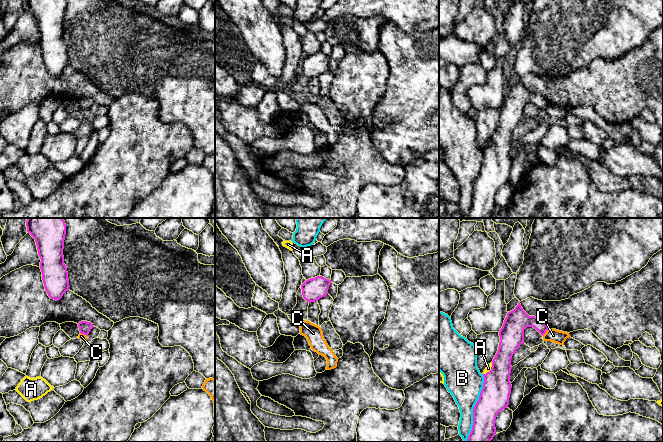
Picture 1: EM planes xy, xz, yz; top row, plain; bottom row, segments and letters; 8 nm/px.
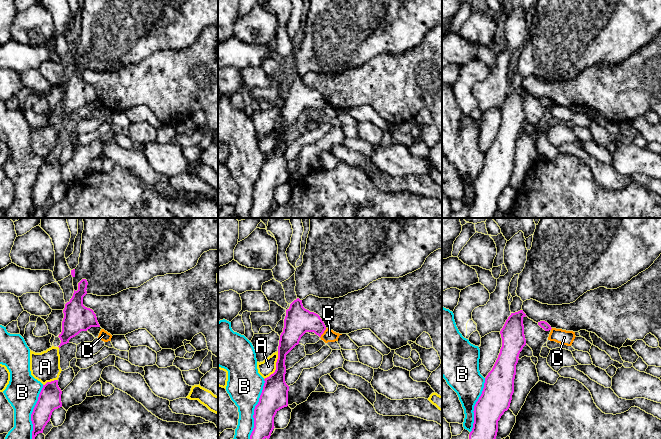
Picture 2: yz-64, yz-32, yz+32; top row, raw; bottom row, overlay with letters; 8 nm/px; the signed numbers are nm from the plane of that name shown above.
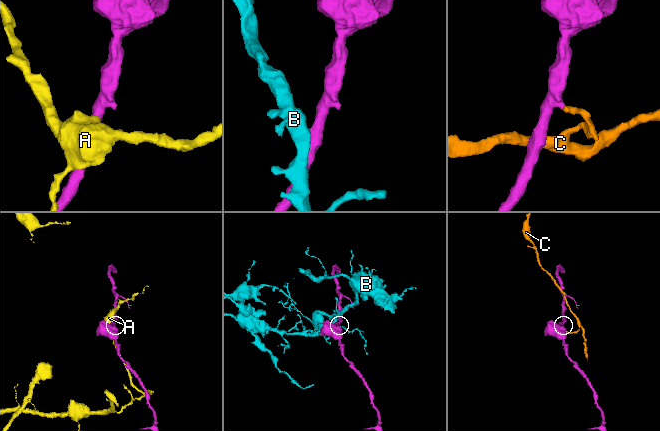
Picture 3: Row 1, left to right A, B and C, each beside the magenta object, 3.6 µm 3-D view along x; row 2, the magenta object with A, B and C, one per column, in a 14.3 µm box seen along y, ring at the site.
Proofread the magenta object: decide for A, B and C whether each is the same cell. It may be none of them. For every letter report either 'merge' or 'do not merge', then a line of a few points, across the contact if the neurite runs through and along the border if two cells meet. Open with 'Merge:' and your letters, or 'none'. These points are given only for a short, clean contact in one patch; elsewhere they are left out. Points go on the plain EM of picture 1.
Merge: none
A: do not merge
B: do not merge
C: do not merge; line yz (548, 103), (542, 111)

